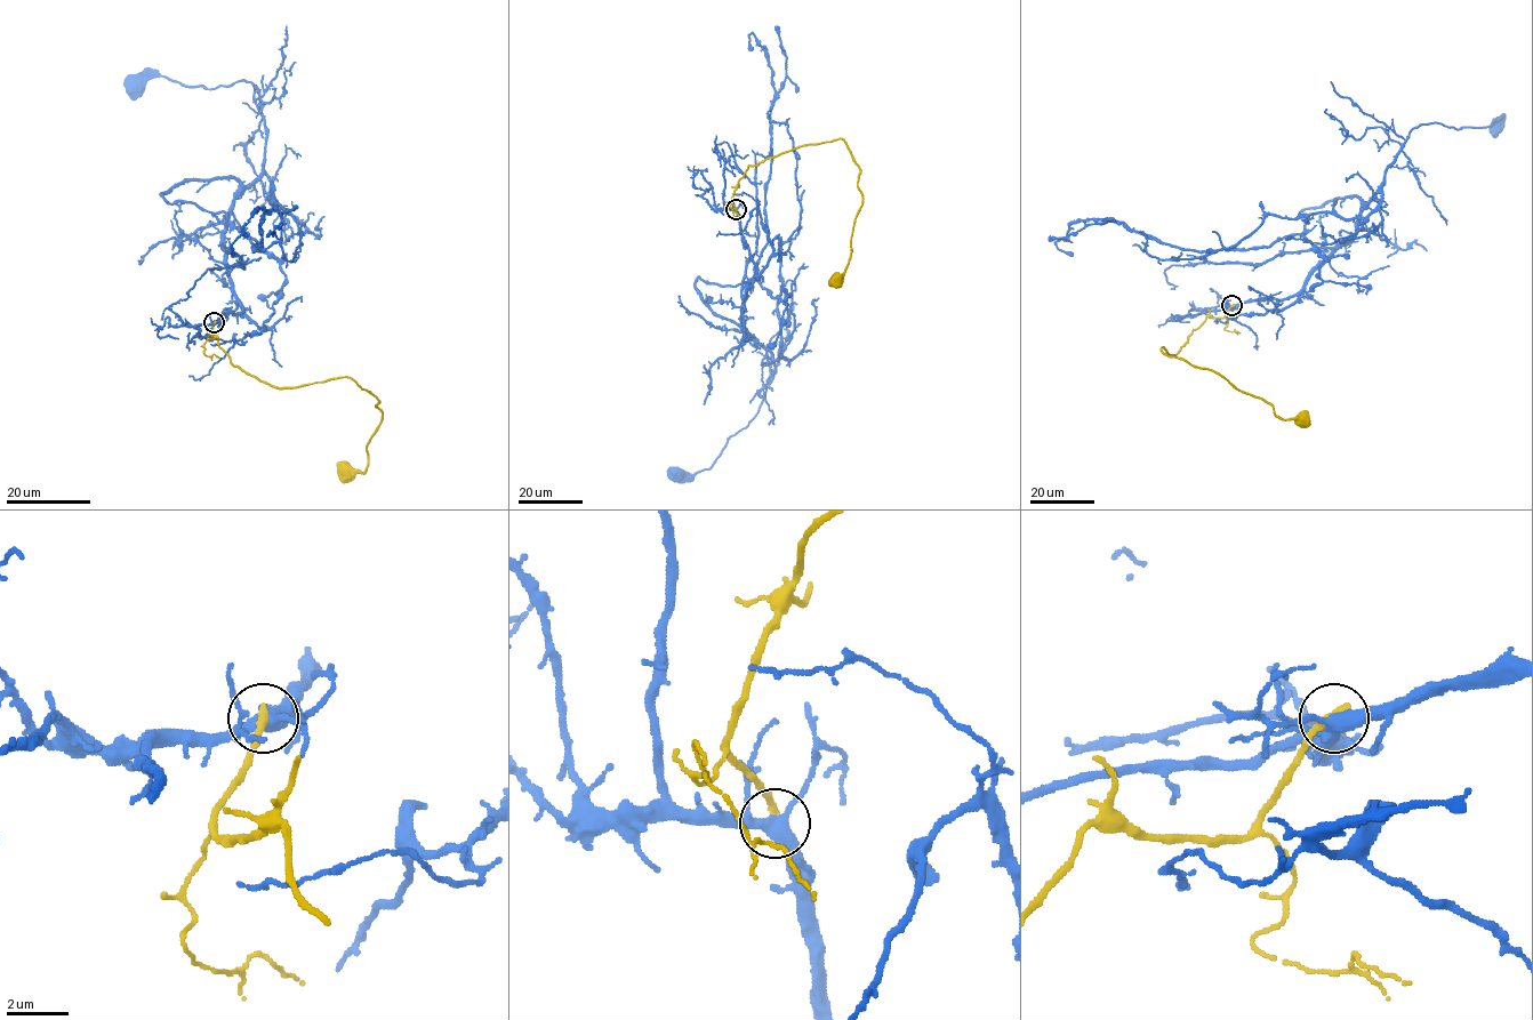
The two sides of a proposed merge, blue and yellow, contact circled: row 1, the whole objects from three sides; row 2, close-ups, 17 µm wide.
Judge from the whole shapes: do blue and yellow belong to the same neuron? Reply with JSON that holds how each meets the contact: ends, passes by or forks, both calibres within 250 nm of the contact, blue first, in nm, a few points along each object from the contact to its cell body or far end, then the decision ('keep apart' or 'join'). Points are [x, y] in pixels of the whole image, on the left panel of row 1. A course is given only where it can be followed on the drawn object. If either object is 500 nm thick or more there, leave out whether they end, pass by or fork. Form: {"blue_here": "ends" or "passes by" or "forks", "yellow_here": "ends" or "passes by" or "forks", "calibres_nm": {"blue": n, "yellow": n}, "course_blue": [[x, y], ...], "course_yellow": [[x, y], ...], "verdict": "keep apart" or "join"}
{"blue_here": "forks", "yellow_here": "ends", "calibres_nm": {"blue": 400, "yellow": 280}, "course_blue": [[214, 322], [241, 311], [224, 231], [264, 165], [254, 87], [162, 75], [135, 87]], "course_yellow": [[214, 322], [208, 337], [257, 378], [295, 387], [350, 377], [379, 401], [367, 470], [346, 472]], "verdict": "keep apart"}

